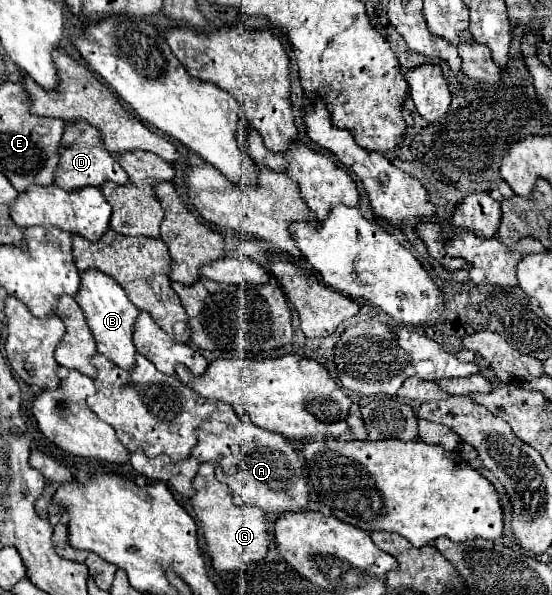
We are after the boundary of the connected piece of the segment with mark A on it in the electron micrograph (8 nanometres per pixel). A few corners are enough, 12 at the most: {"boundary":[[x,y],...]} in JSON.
{"boundary":[[229,403],[195,429],[237,505],[309,505],[303,463],[283,435]]}

